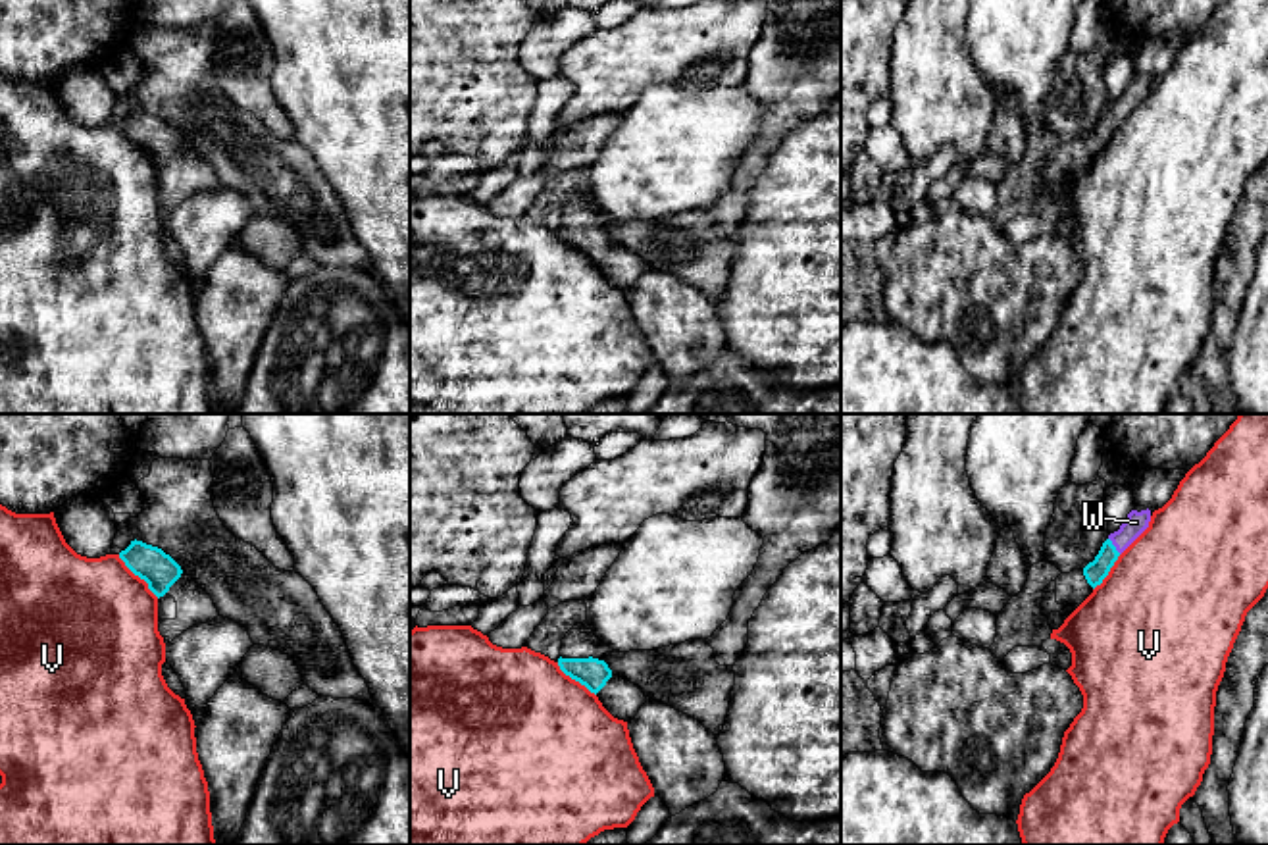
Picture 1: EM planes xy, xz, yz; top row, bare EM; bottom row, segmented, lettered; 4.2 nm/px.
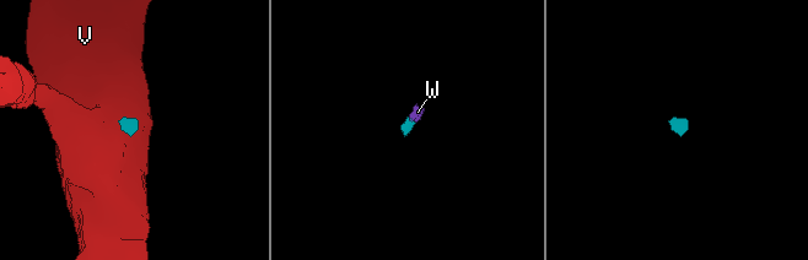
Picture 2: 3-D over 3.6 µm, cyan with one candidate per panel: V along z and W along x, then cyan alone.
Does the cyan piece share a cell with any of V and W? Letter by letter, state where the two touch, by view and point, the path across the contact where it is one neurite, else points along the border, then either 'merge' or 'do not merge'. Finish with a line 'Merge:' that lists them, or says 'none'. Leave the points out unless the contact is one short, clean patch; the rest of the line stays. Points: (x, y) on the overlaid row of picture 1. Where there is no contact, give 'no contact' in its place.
V: meets cyan in xy at (139, 576); border along xy (118, 555), (158, 597); do not merge
W: meets cyan in yz at (1113, 545); merge
Merge: W

